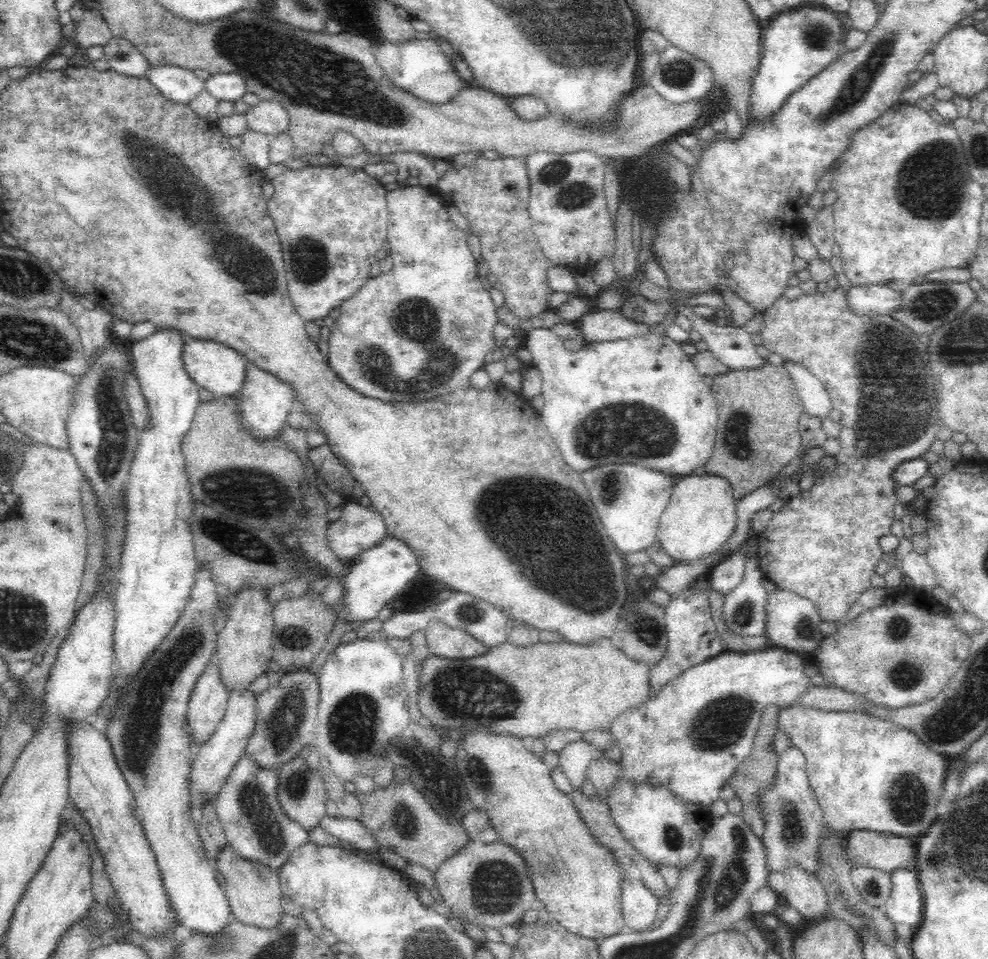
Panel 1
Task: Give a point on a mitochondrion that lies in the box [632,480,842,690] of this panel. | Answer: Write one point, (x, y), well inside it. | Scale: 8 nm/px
(742, 615)

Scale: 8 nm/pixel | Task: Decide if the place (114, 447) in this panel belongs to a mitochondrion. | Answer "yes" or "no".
yes

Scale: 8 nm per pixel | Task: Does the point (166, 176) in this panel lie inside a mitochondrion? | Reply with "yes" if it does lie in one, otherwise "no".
yes

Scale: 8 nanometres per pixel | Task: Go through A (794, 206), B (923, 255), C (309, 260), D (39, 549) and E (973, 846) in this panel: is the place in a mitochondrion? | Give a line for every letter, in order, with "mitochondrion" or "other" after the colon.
A: other
B: other
C: mitochondrion
D: other
E: mitochondrion

